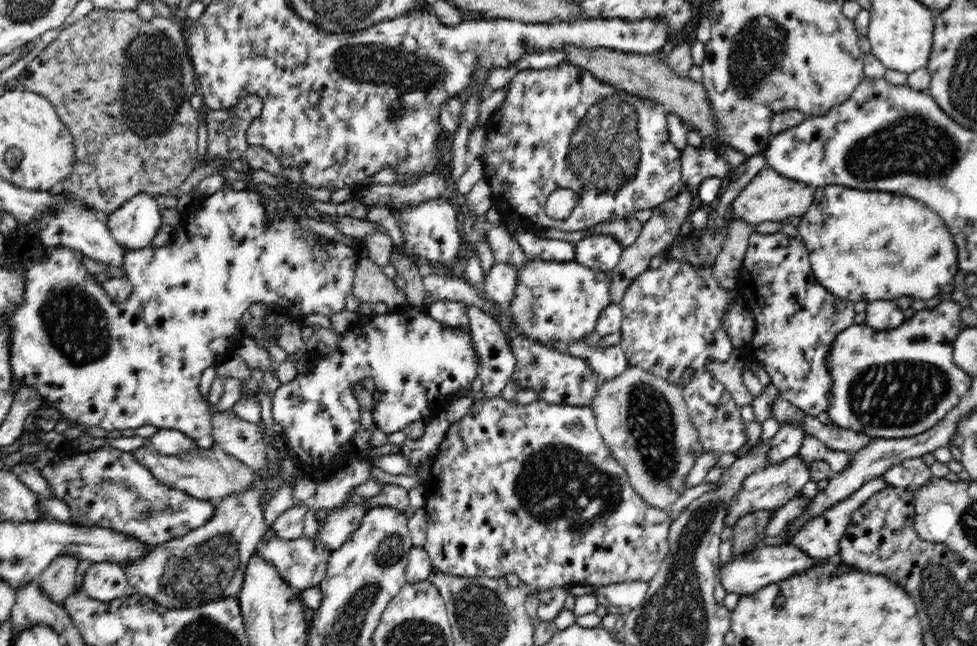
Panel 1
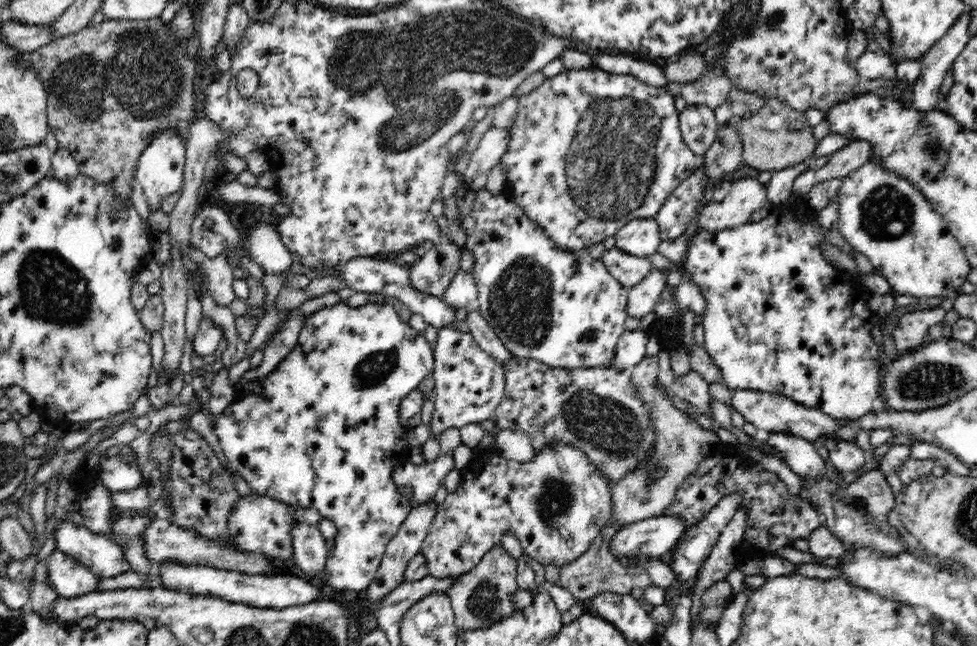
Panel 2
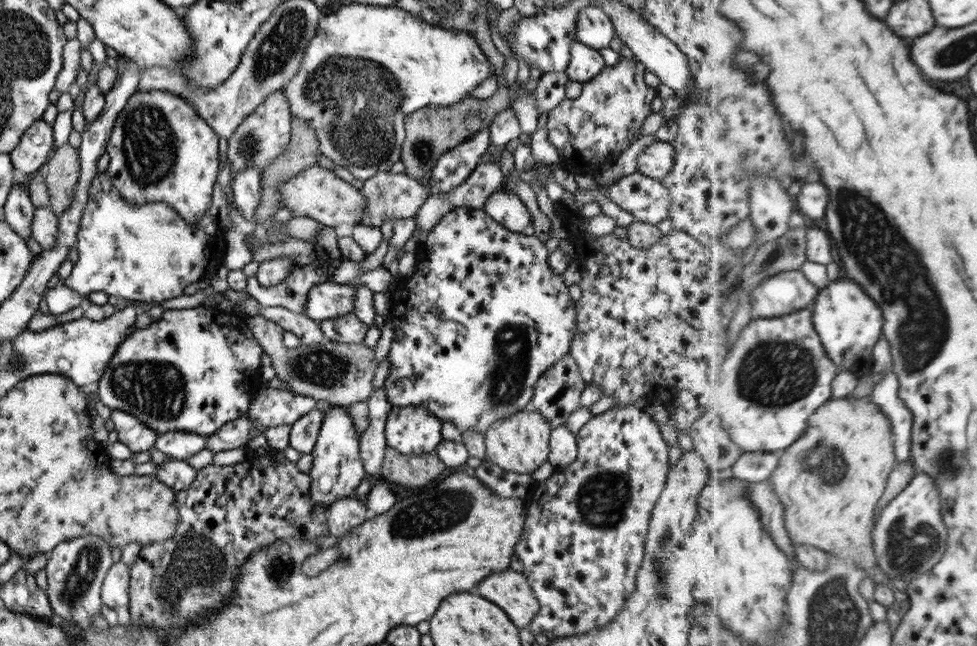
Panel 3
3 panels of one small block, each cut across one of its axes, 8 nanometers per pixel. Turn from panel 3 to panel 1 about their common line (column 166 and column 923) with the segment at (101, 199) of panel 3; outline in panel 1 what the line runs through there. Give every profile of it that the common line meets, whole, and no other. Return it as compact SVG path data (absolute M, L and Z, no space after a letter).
M838 184L817 187L814 192L814 200L807 212L801 216L797 229L809 252L809 259L815 279L830 294L838 298L850 300L854 303L860 302L860 300L866 300L867 303L874 300L896 301L898 298L902 298L902 296L910 296L912 299L917 298L918 300L927 301L930 298L934 298L934 296L948 294L948 292L952 293L956 289L954 286L954 276L956 276L956 272L959 269L956 244L950 238L950 232L944 226L942 218L938 218L938 214L930 212L924 204L913 198L906 198L906 196L900 196L898 193L888 191L865 191Z

